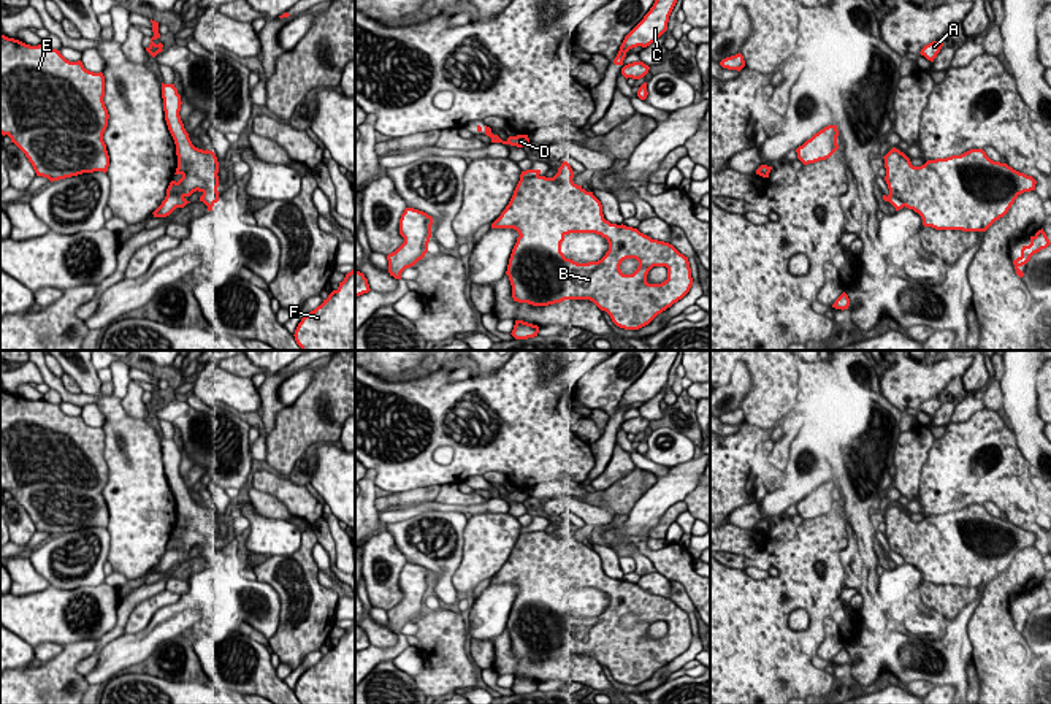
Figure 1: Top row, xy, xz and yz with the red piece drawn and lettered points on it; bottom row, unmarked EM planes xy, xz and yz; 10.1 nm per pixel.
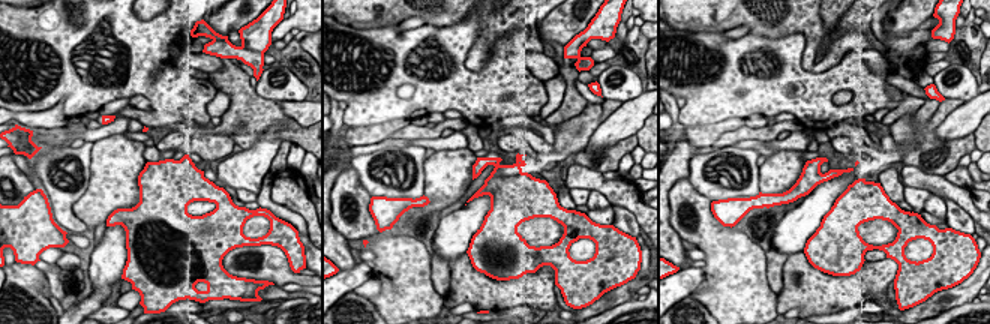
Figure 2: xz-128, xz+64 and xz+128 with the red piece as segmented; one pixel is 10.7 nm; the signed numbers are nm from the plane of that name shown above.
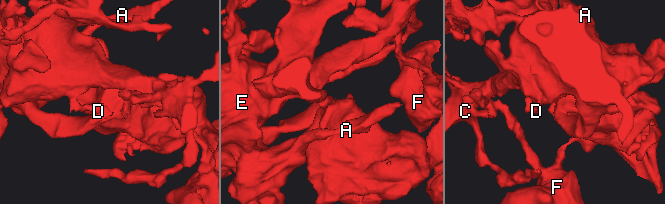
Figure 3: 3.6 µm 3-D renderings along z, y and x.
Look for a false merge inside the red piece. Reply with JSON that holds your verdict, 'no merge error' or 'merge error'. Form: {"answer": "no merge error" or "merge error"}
{"answer": "merge error"}

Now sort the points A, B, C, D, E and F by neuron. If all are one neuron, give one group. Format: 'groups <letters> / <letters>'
groups A C D E / B F

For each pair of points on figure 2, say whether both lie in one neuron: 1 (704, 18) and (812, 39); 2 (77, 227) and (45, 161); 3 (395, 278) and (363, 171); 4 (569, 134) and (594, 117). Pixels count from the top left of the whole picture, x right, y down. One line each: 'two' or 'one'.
1: one
2: one
3: two
4: one

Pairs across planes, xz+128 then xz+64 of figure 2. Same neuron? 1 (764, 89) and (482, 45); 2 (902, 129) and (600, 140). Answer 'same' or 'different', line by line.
1: different
2: different

